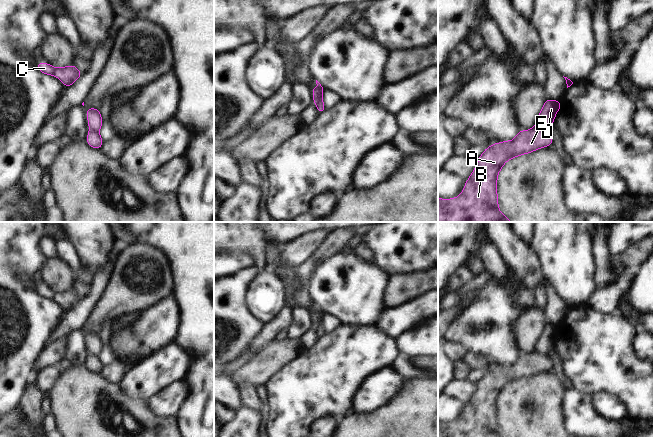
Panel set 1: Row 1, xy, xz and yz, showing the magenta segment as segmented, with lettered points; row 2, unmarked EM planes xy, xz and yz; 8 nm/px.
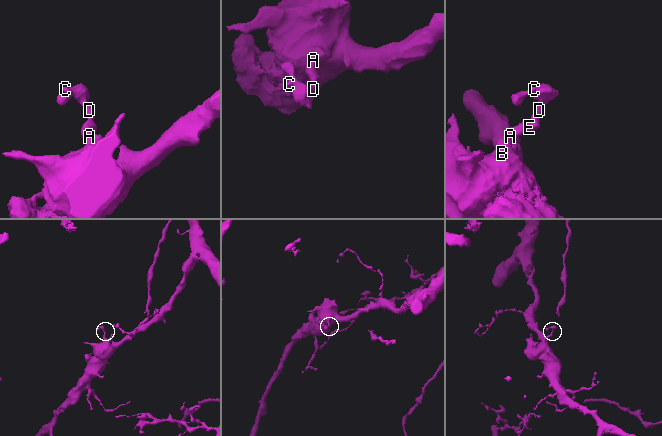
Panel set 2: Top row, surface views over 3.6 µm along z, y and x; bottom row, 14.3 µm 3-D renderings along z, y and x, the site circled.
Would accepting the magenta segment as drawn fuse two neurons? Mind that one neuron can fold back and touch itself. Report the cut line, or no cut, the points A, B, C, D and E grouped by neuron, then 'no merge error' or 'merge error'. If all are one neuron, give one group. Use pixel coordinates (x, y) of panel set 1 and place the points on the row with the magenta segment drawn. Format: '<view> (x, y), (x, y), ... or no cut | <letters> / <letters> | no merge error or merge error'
yz (535, 126), (545, 131) | A B E / C D | merge error

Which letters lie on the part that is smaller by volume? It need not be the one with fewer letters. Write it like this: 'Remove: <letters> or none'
Remove: C, D

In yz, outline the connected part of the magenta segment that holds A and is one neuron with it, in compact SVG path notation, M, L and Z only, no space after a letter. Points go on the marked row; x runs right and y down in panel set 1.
M534 127L528 131L520 130L512 141L495 143L486 148L479 157L473 173L466 181L461 195L447 200L438 198L438 222L511 222L498 209L497 175L499 171L509 159L551 144L553 144L551 135Z

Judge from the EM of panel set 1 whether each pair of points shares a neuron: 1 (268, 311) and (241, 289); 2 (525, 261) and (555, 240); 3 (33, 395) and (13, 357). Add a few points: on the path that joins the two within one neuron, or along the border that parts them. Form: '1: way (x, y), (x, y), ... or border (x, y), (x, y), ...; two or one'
1: border (259, 273), (248, 294), (249, 309), (256, 316); two
2: border (530, 243), (540, 262), (540, 268), (544, 275); two
3: border (29, 385), (20, 407); two

